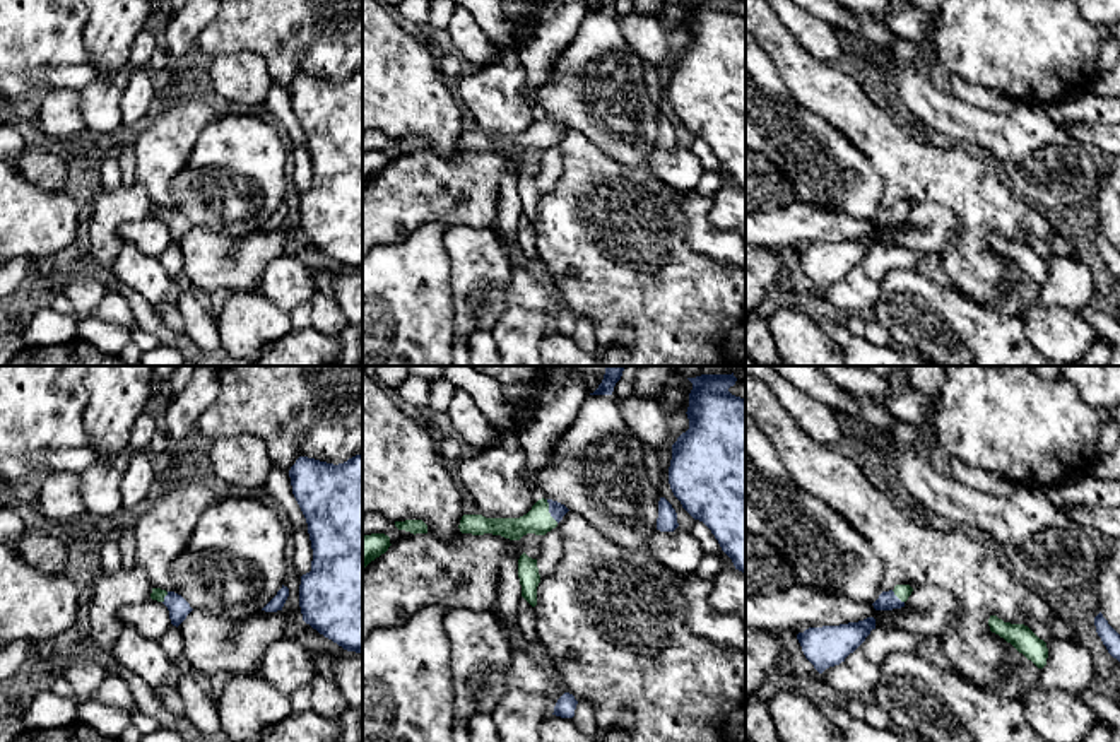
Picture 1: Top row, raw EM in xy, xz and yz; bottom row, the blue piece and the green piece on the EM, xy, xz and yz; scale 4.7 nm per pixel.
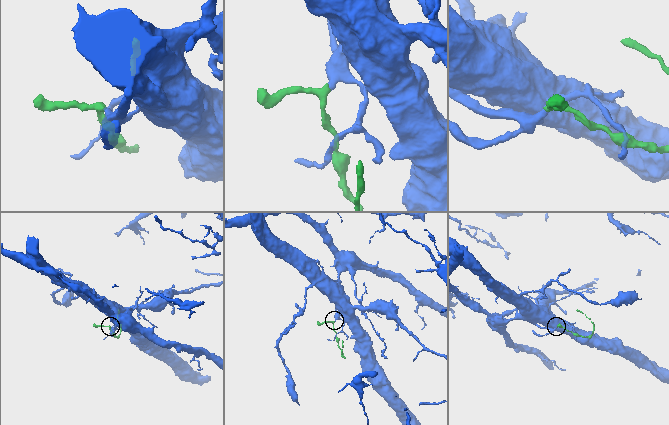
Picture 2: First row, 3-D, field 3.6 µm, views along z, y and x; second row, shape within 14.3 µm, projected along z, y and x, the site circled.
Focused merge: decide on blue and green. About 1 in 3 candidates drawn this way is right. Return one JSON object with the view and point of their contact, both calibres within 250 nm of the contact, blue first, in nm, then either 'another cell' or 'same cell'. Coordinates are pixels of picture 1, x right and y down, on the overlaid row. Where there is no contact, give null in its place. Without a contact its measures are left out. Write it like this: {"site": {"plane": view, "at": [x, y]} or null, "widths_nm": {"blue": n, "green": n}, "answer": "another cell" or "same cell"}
{"site": {"plane": "xz", "at": [549, 512]}, "widths_nm": {"blue": 70, "green": 120}, "answer": "same cell"}

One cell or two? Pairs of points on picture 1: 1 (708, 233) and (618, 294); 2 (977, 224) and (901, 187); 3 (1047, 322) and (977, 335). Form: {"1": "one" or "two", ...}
{"1": "two", "2": "one", "3": "two"}

